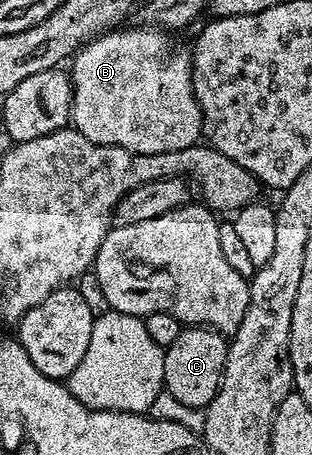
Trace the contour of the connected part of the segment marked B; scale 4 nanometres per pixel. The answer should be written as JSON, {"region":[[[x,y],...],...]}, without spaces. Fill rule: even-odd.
{"region":[[[134,24],[131,30],[124,29],[126,28],[114,28],[109,32],[101,33],[97,37],[91,38],[73,55],[72,63],[74,62],[74,67],[69,67],[68,70],[70,81],[74,84],[74,103],[72,104],[72,112],[70,113],[73,129],[78,130],[84,136],[88,136],[88,140],[92,140],[96,144],[124,148],[128,152],[136,152],[137,154],[176,152],[180,148],[188,148],[195,145],[203,137],[202,113],[200,112],[200,104],[196,100],[194,89],[192,88],[190,54],[182,50],[174,50],[170,54],[171,35],[157,28],[151,28],[145,24]]]}

